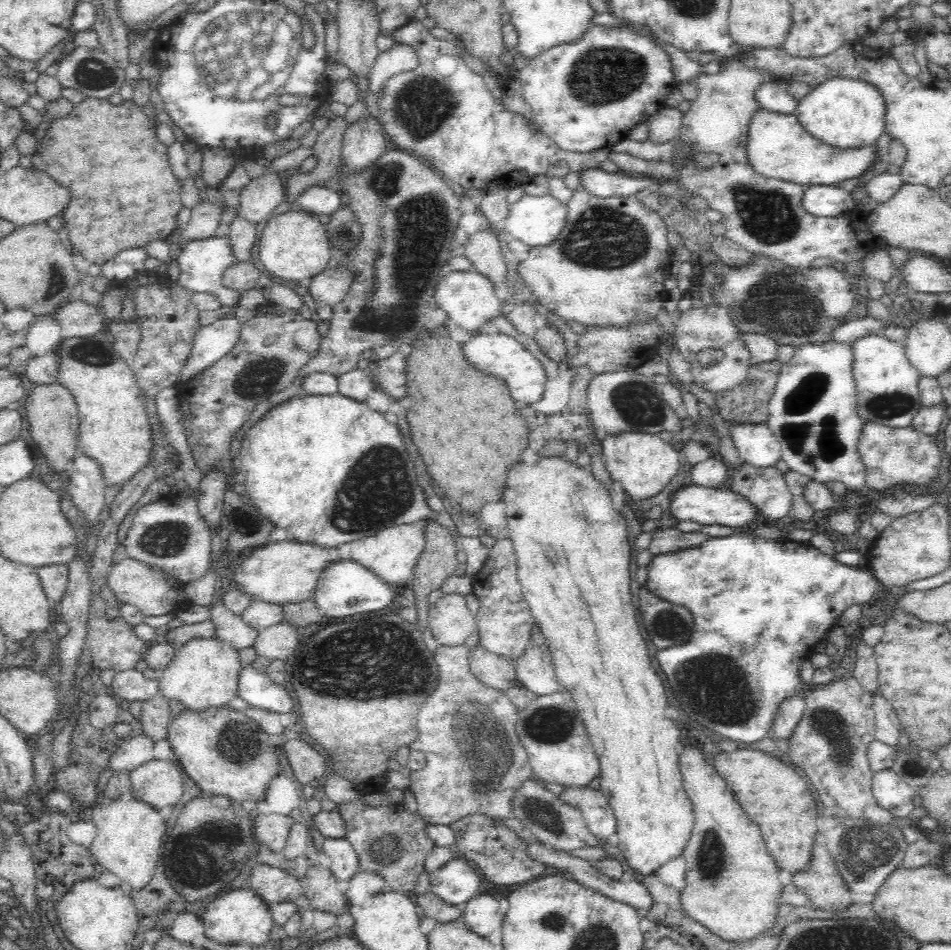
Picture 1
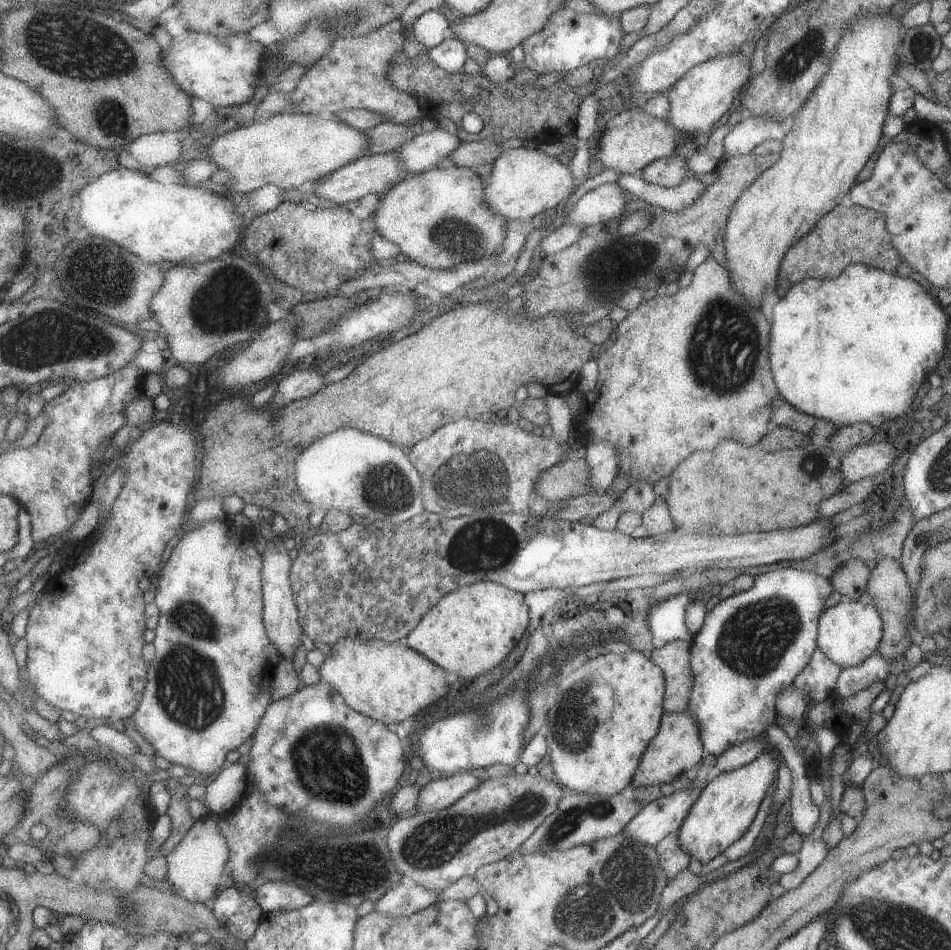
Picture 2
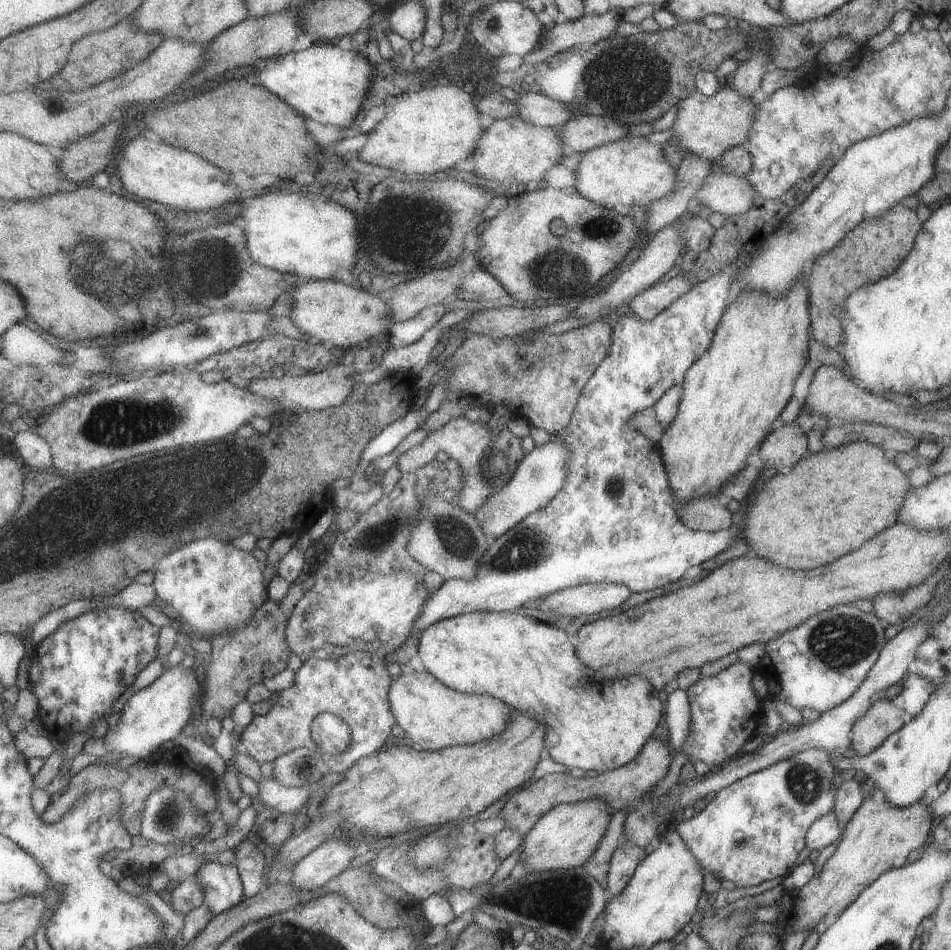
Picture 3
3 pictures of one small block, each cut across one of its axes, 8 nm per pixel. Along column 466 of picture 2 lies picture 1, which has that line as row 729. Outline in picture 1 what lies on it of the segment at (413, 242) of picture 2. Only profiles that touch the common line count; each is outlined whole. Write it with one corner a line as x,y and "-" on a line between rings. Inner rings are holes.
224,706
180,710
169,722
167,740
188,778
203,794
227,794
237,803
265,795
270,778
276,774
276,748
270,736
244,711

